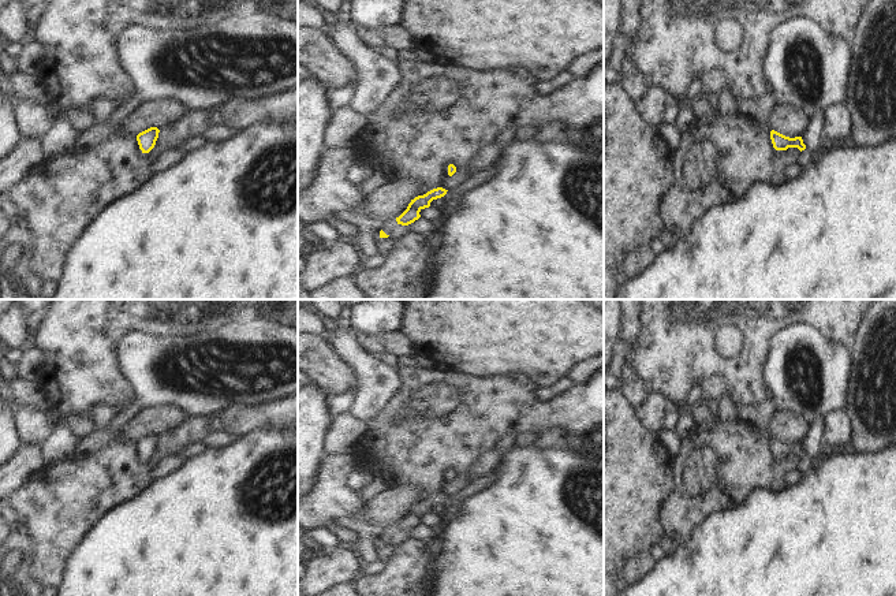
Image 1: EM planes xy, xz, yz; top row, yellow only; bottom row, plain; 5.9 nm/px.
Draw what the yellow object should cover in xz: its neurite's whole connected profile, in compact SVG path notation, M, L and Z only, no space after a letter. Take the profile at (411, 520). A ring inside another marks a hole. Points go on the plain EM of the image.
M443 493L433 495L423 502L418 502L408 510L407 515L396 524L397 530L408 532L421 524L419 518L430 513L433 506L441 504L448 496Z

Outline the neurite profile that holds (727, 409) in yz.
M723 394L718 398L718 418L721 420L735 420L739 417L738 405Z

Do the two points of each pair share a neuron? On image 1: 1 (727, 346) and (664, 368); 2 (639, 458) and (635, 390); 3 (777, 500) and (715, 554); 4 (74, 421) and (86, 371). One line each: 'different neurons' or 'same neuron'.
1: same neuron
2: different neurons
3: same neuron
4: different neurons

